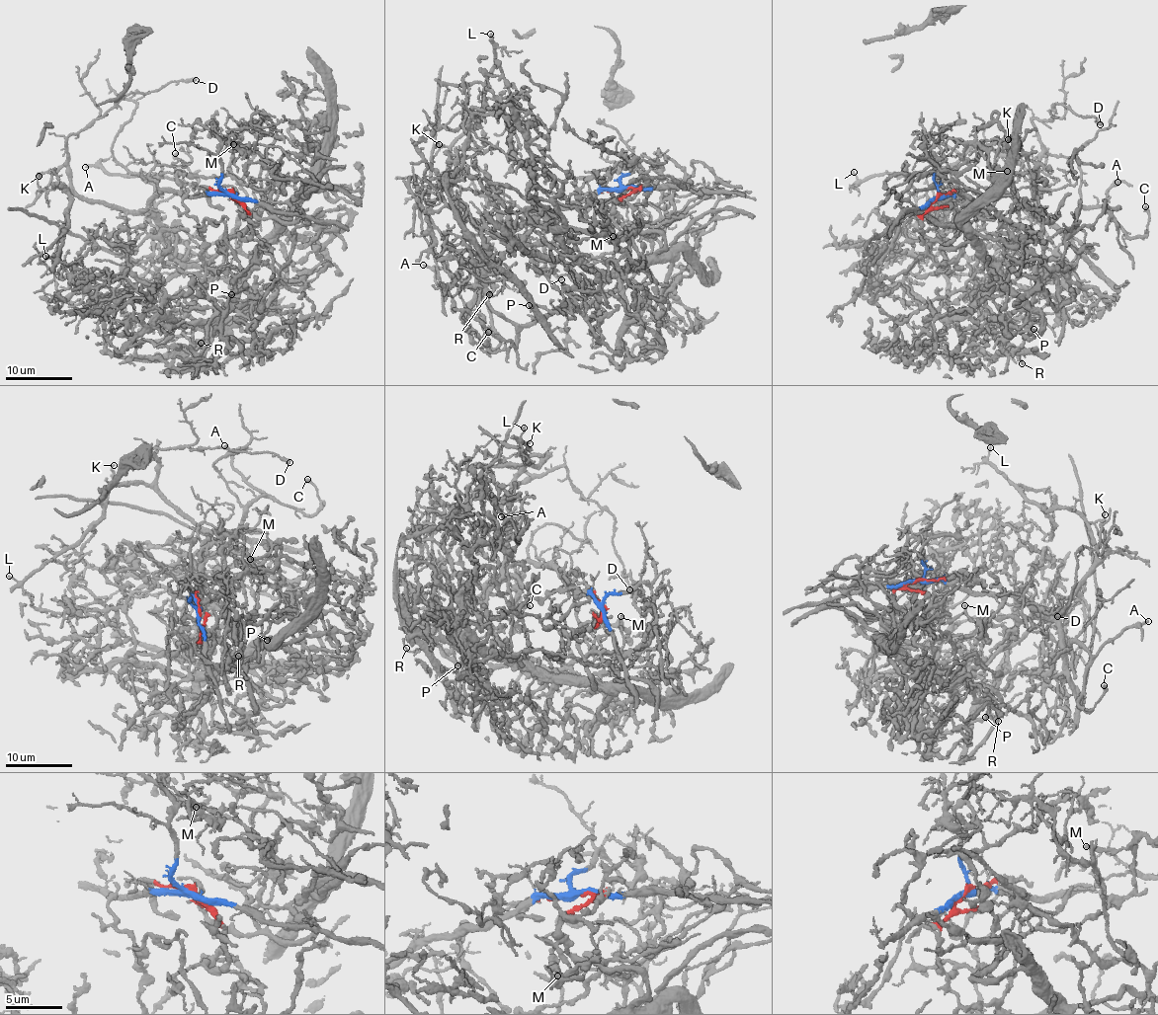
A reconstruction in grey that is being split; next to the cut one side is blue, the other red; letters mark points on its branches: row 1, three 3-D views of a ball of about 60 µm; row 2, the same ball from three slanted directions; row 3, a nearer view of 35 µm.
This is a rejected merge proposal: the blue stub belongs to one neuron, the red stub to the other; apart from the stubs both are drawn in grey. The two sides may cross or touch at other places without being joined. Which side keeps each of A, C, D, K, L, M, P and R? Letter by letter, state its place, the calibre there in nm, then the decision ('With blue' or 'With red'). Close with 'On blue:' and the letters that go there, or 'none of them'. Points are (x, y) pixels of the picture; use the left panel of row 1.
A: Place: (85, 167). Thickness 200 nm. With blue
C: Place: (175, 153). Thickness 360 nm. With blue
D: Place: (196, 80). Thickness 380 nm. With blue
K: Place: (39, 176). Thickness 110 nm. With blue
L: Place: (45, 256). Thickness 120 nm. With blue
M: Place: (233, 144). Thickness 160 nm. With red
P: Place: (231, 294). Thickness 340 nm. With red
R: Place: (201, 343). Thickness 120 nm. With red
On blue: A, C, D, K, L

